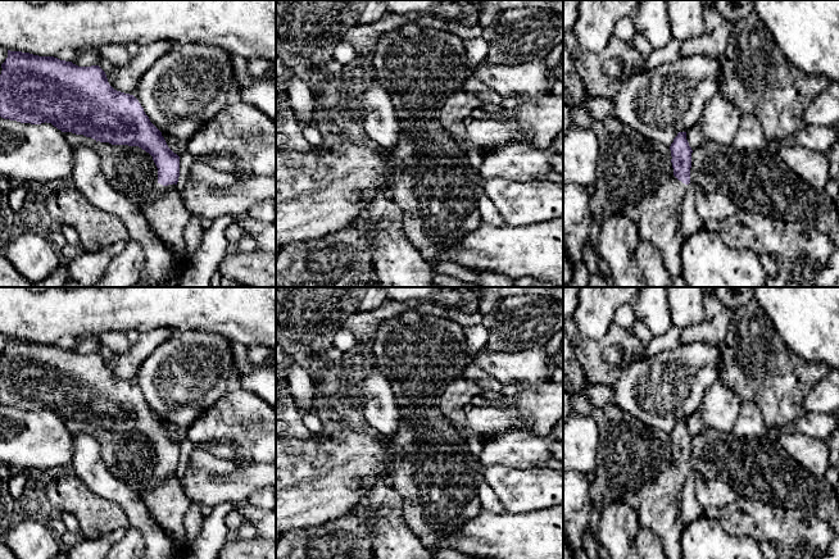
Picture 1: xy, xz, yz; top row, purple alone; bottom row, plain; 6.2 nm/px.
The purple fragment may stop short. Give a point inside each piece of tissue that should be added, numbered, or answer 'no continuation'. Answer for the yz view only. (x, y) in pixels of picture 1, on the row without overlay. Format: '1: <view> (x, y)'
1: yz (660, 499)

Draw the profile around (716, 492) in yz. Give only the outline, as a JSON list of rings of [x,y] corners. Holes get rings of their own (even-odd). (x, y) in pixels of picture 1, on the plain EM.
[[[700,476],[695,477],[694,492],[699,504],[707,509],[716,506],[725,508],[738,499],[738,492],[720,478],[707,480]]]

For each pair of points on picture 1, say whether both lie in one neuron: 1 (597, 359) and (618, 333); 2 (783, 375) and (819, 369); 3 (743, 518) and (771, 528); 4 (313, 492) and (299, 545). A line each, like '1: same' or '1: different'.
1: same
2: same
3: same
4: different

